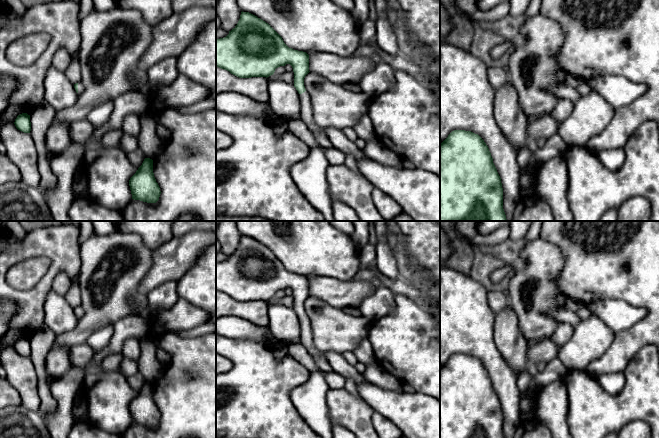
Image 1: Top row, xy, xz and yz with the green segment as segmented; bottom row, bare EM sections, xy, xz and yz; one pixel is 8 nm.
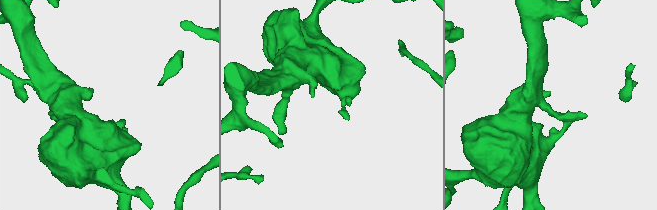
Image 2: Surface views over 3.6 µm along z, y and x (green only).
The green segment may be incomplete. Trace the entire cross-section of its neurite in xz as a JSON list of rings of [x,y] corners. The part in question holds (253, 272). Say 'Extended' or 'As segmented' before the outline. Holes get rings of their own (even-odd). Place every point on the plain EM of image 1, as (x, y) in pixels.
Extended. [[[241,236],[237,249],[229,258],[216,263],[216,290],[229,295],[239,302],[269,301],[275,293],[290,288],[294,296],[294,311],[300,321],[300,343],[311,356],[321,352],[314,346],[312,327],[304,310],[304,302],[309,295],[309,279],[306,276],[289,272],[282,261],[265,245],[249,236]]]

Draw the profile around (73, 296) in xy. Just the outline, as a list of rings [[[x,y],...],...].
[[[78,283],[71,284],[64,298],[72,308],[81,306],[82,303],[81,290]]]

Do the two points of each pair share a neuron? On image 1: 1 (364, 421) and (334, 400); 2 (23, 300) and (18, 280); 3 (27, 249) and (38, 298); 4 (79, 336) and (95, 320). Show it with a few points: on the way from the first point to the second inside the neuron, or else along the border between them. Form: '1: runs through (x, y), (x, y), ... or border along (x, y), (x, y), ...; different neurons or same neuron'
1: runs through (357, 417), (341, 404); same neuron
2: border along (41, 277), (28, 289), (15, 289), (10, 286); different neurons
3: runs through (43, 249), (53, 259), (53, 271), (46, 282); same neuron
4: runs through (83, 332), (91, 324); same neuron

